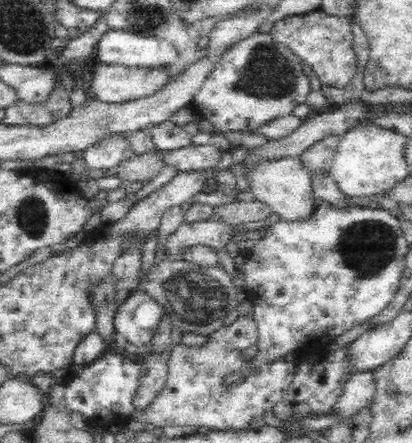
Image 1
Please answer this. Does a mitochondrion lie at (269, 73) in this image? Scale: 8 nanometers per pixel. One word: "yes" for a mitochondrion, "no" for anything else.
yes

